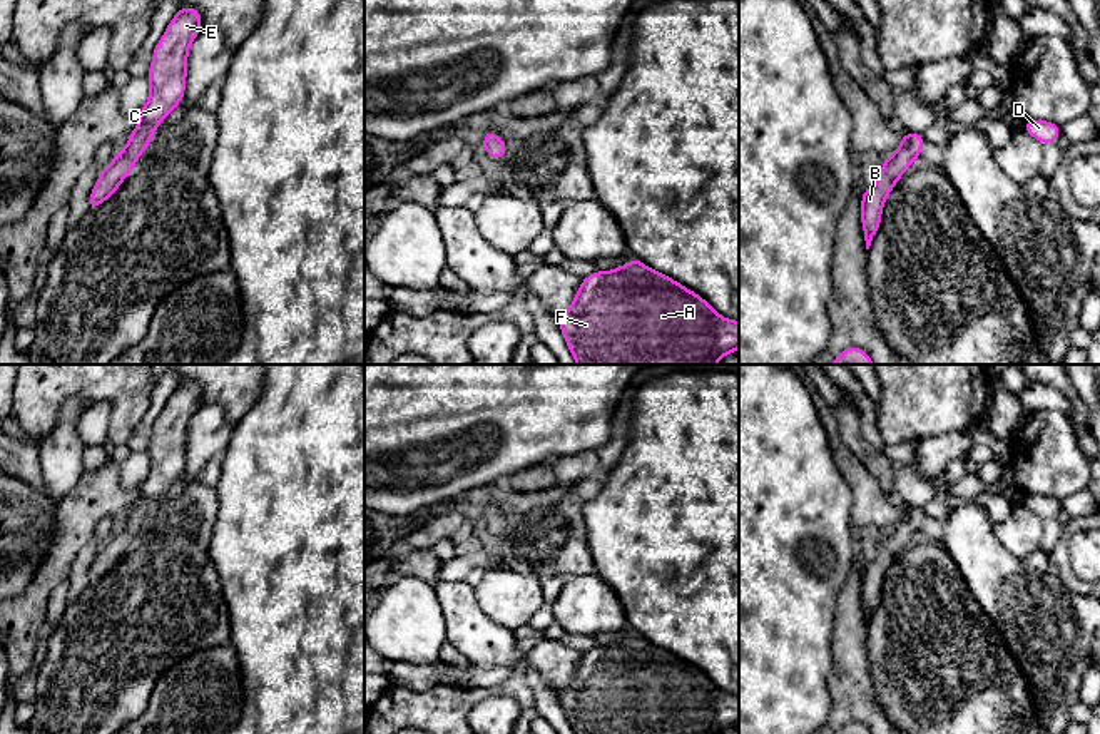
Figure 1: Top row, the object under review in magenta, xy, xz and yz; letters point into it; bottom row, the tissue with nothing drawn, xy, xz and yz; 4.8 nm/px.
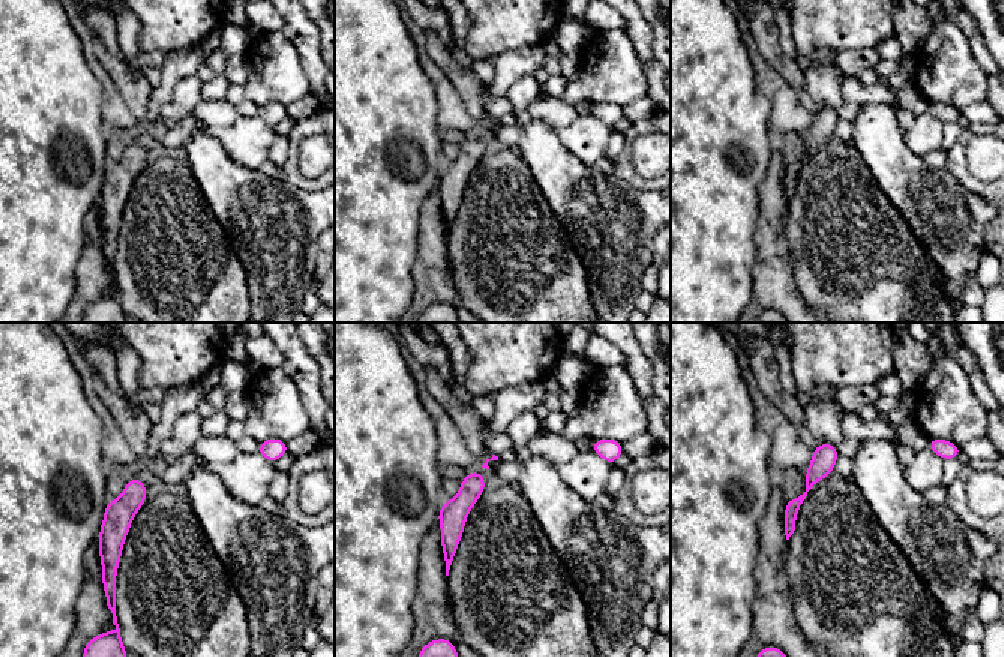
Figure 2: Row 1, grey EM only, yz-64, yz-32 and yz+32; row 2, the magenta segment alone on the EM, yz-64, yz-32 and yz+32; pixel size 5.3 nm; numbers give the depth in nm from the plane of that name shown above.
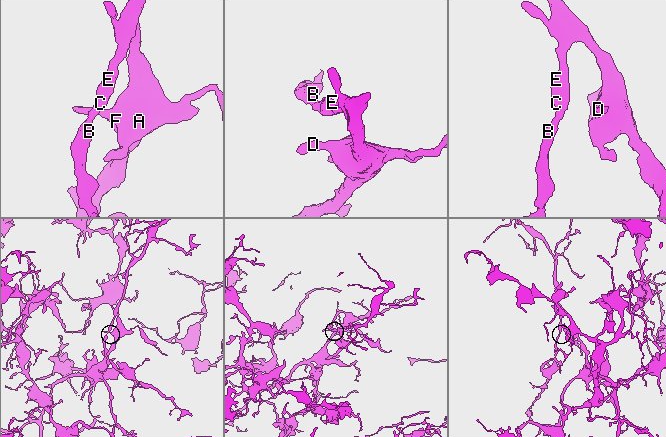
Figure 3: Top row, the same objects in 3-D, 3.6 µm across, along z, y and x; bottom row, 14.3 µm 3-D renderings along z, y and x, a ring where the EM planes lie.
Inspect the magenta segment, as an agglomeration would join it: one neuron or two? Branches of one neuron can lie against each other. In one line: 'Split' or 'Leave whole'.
Leave whole

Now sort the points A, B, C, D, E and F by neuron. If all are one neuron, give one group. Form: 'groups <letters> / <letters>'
groups A B C D E F

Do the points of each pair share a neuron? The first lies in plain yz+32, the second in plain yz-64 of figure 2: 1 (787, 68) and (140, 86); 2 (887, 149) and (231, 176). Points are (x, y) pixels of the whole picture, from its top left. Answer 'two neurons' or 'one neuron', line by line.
1: one neuron
2: one neuron

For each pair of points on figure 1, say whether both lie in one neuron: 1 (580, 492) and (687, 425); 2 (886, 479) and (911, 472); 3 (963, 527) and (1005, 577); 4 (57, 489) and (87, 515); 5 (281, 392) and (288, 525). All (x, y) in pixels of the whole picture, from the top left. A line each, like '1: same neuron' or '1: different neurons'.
1: different neurons
2: different neurons
3: same neuron
4: different neurons
5: same neuron

